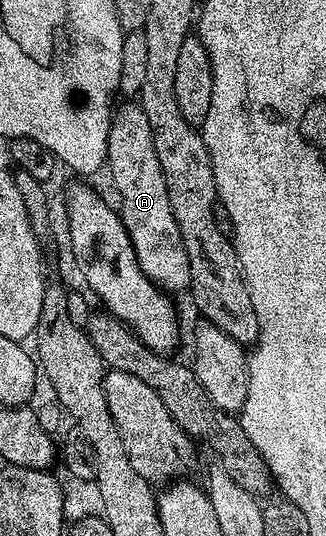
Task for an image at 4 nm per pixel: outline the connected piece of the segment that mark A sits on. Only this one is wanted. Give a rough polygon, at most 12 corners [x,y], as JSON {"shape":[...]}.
{"shape":[[113,111],[106,149],[141,270],[176,294],[190,265],[152,124]]}

